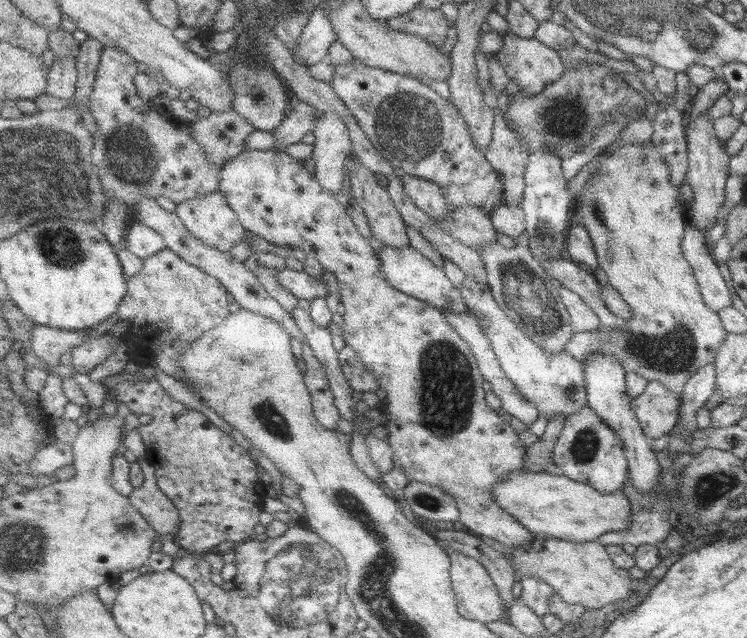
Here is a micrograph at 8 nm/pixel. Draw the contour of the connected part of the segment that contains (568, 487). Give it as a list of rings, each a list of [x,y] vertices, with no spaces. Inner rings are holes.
[[[516,470],[507,480],[497,484],[494,494],[504,510],[533,533],[584,542],[597,540],[608,532],[626,531],[630,527],[630,501],[622,490],[602,494],[588,483],[581,483],[560,472]]]

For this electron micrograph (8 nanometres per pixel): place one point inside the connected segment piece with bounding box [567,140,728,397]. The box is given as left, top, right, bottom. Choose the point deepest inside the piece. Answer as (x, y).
(635, 221)

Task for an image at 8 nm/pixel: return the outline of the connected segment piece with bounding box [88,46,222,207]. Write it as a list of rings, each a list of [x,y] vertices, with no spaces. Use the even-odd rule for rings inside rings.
[[[114,46],[105,48],[95,84],[96,94],[88,108],[97,121],[95,163],[106,189],[105,193],[136,207],[143,196],[170,198],[180,205],[193,198],[220,191],[222,168],[211,165],[209,154],[203,149],[201,142],[193,137],[193,124],[175,120],[170,112],[163,112],[161,105],[146,100],[138,90],[136,77],[139,73],[138,61],[131,54]]]

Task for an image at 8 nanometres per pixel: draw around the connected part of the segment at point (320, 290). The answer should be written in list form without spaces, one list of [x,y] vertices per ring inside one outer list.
[[[285,268],[279,272],[279,281],[300,298],[313,301],[315,298],[328,296],[326,281],[316,278],[306,271],[298,272]]]

